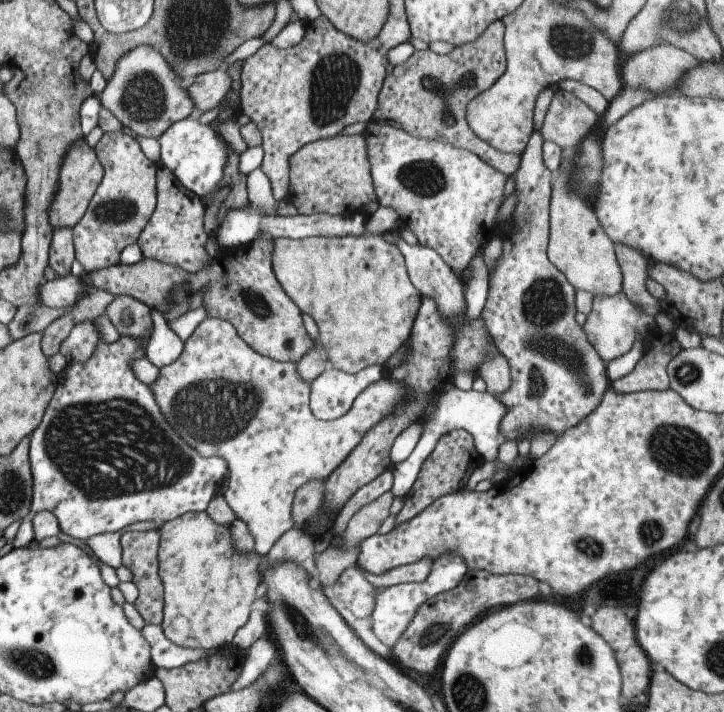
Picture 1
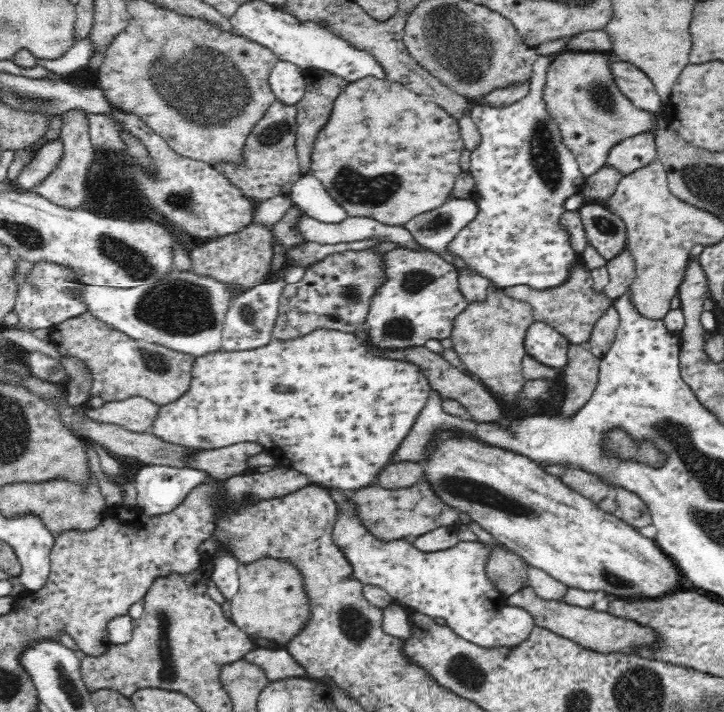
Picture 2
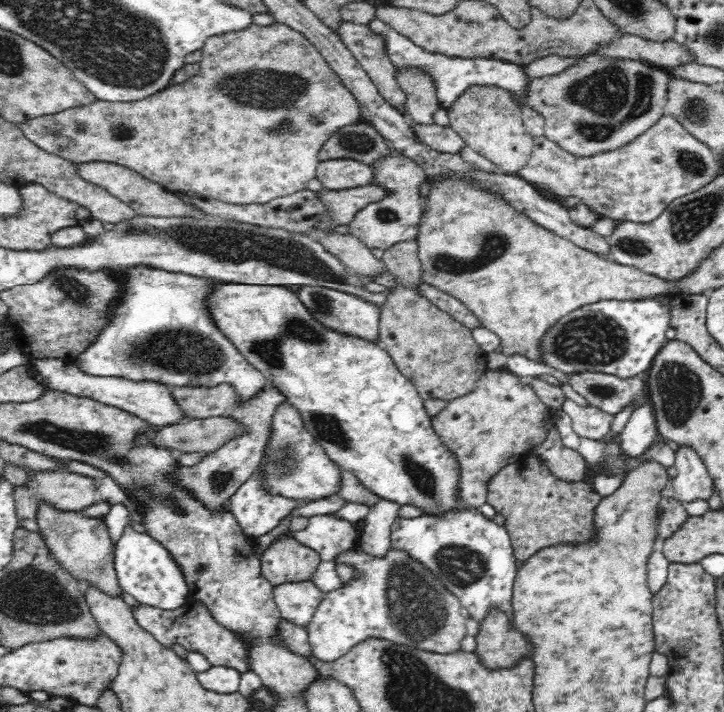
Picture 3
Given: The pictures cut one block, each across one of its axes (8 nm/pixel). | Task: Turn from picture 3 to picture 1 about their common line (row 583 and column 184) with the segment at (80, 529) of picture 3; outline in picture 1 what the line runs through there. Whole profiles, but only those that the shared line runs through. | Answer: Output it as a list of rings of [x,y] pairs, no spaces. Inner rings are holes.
[[[137,46],[123,54],[97,98],[103,108],[139,136],[159,138],[171,124],[195,116],[195,104],[181,86],[181,76],[153,46]]]

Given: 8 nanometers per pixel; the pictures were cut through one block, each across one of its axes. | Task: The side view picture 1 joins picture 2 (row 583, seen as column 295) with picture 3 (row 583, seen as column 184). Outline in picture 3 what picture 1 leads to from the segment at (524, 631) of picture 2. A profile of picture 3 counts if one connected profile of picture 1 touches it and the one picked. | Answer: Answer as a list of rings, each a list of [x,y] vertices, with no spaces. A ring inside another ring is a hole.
[[[354,546],[338,556],[336,562],[354,566],[356,578],[328,594],[312,580],[280,584],[274,588],[274,602],[280,616],[294,626],[308,628],[308,642],[316,660],[340,660],[354,646],[370,638],[390,640],[394,644],[436,654],[460,650],[466,636],[466,618],[460,616],[460,600],[452,596],[428,568],[406,552],[390,548],[384,558],[374,558],[360,546]]]

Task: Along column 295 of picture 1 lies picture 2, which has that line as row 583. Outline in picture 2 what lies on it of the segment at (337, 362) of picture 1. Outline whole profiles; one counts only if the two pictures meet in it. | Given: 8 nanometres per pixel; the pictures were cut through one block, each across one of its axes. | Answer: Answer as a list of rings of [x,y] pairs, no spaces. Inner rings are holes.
[[[260,558],[248,564],[238,564],[240,590],[232,598],[232,620],[240,626],[258,648],[284,648],[304,626],[310,614],[310,602],[302,572],[290,560]]]

